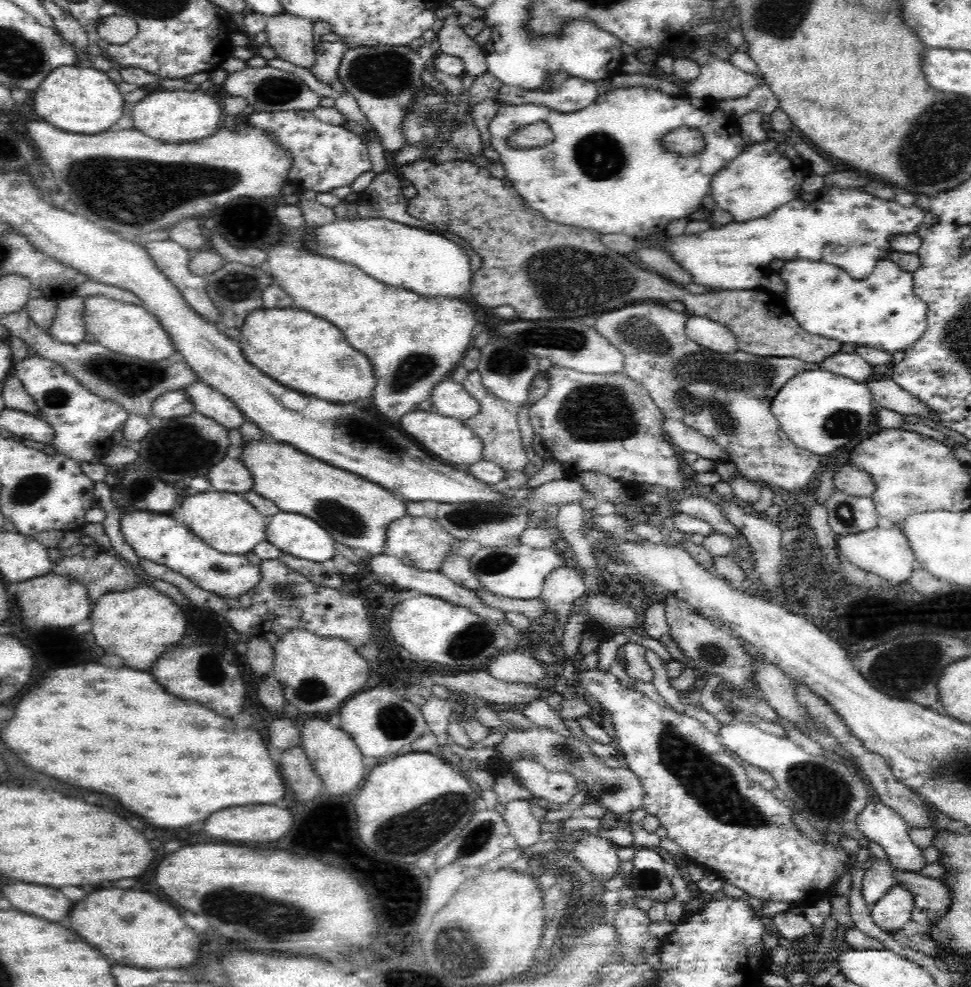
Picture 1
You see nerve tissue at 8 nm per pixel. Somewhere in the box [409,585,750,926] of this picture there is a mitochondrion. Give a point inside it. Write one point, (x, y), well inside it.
(473, 639)

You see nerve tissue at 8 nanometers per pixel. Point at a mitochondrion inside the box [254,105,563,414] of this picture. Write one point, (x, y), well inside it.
(411, 371)

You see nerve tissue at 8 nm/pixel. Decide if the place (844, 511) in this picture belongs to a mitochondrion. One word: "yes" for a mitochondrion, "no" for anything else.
yes

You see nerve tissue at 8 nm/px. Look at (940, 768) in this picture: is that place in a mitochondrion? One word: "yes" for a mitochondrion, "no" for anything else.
yes

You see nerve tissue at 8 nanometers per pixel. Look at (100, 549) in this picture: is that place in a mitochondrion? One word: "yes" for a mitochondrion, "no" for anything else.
no

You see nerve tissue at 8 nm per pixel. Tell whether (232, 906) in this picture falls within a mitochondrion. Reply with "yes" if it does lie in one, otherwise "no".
yes

